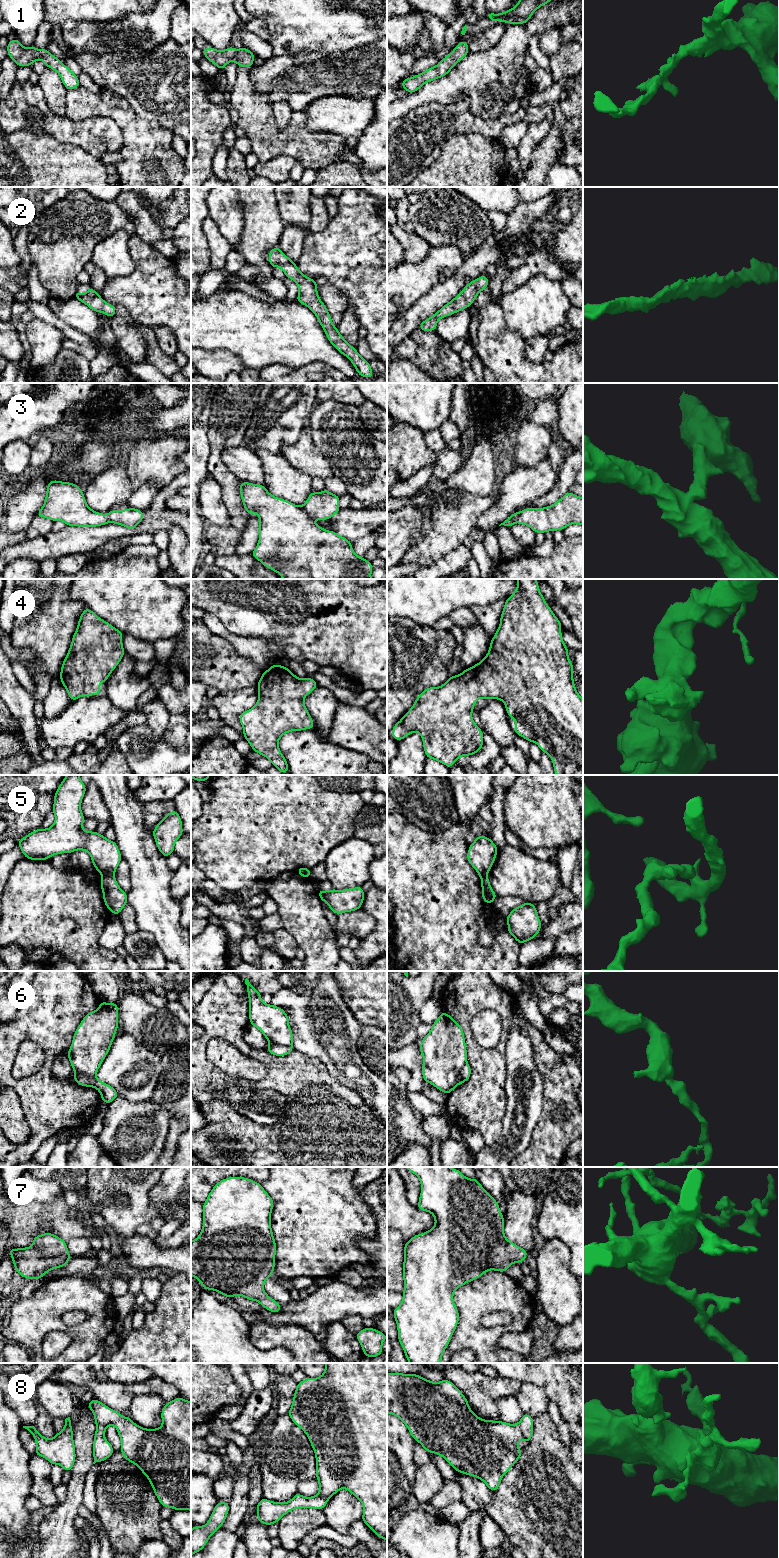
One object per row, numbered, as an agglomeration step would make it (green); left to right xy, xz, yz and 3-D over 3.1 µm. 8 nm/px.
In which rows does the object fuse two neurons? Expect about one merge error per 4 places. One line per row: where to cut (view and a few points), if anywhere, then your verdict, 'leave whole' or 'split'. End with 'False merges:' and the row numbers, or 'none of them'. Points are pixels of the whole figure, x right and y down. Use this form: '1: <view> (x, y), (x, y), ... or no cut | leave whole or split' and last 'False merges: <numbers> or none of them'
1: no cut | leave whole
2: no cut | leave whole
3: xz (301, 507), (312, 520) | split
4: no cut | leave whole
5: xy (113, 874), (103, 876) | split
6: xy (74, 1071), (81, 1072), (91, 1080), (95, 1078) | split
7: no cut | leave whole
8: no cut | leave whole
False merges: 3, 5, 6

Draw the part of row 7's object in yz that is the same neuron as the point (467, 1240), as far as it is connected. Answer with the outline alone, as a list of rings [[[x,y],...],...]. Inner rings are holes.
[[[406,1167],[421,1183],[417,1208],[430,1212],[435,1225],[429,1231],[414,1235],[404,1244],[404,1291],[400,1305],[393,1309],[397,1323],[398,1340],[409,1363],[441,1363],[459,1322],[459,1312],[453,1301],[455,1290],[480,1278],[485,1272],[506,1272],[513,1263],[521,1263],[528,1252],[509,1241],[504,1234],[504,1216],[499,1203],[482,1187],[476,1178],[465,1177],[459,1169],[449,1167]]]

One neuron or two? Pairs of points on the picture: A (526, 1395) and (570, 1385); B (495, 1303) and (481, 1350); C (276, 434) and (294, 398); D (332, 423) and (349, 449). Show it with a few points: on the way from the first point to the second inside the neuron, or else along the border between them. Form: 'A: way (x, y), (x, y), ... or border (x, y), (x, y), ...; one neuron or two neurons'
A: border (522, 1382), (537, 1385), (549, 1399); two neurons
B: way (482, 1311), (477, 1316), (479, 1337); one neuron
C: way (276, 425), (285, 407); one neuron
D: way (337, 429), (345, 443); one neuron

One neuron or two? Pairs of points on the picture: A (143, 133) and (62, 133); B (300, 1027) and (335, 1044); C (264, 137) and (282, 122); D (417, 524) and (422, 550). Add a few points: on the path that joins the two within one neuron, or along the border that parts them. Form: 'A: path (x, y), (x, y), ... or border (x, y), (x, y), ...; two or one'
A: border (105, 116), (121, 131), (119, 150); two
B: path (309, 1036), (323, 1050), (326, 1048); one
C: border (272, 103), (272, 115), (277, 126), (282, 131); two
D: border (429, 516), (424, 534), (404, 555); two

